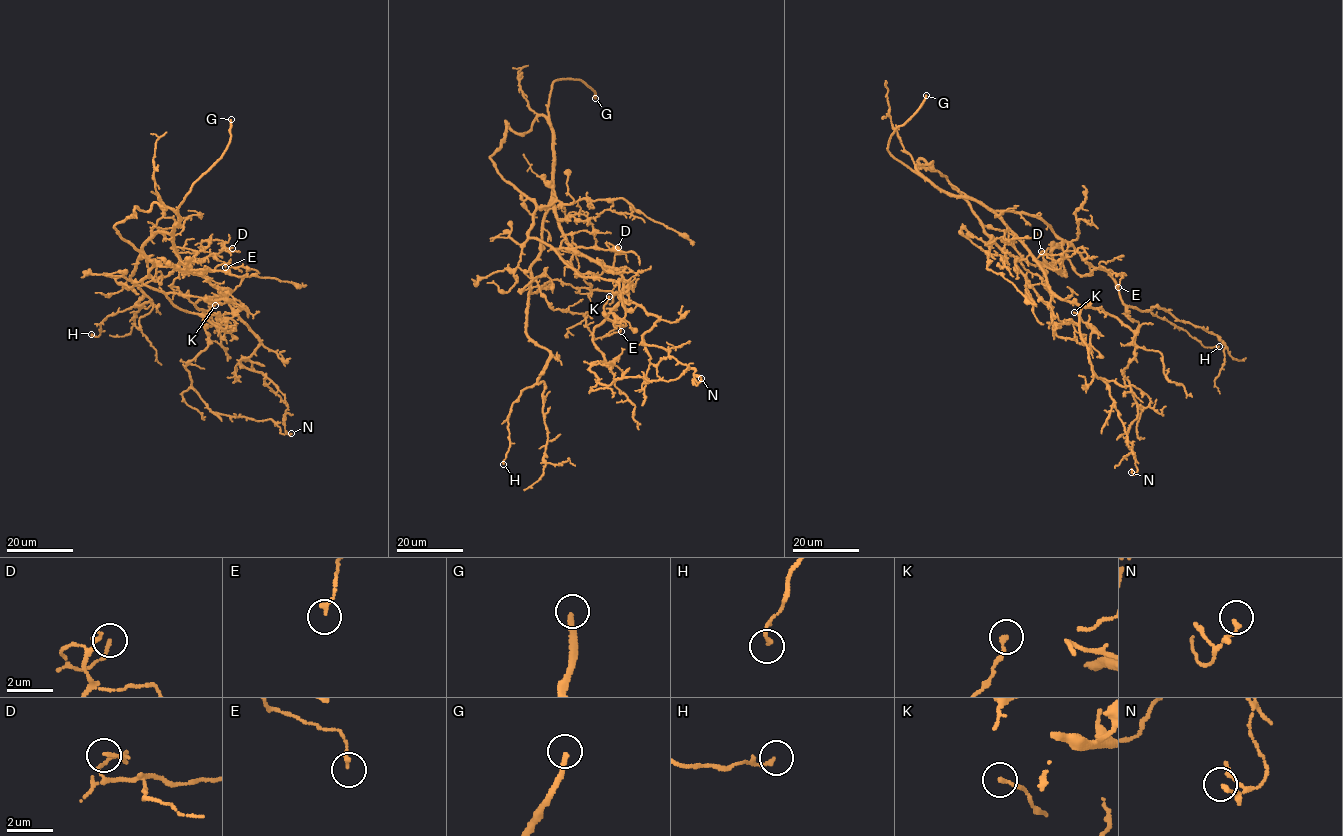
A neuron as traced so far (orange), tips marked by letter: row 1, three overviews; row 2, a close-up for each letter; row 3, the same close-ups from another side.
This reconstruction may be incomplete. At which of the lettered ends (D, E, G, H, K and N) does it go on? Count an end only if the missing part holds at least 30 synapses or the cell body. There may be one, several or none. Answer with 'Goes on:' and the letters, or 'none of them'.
Goes on: G

